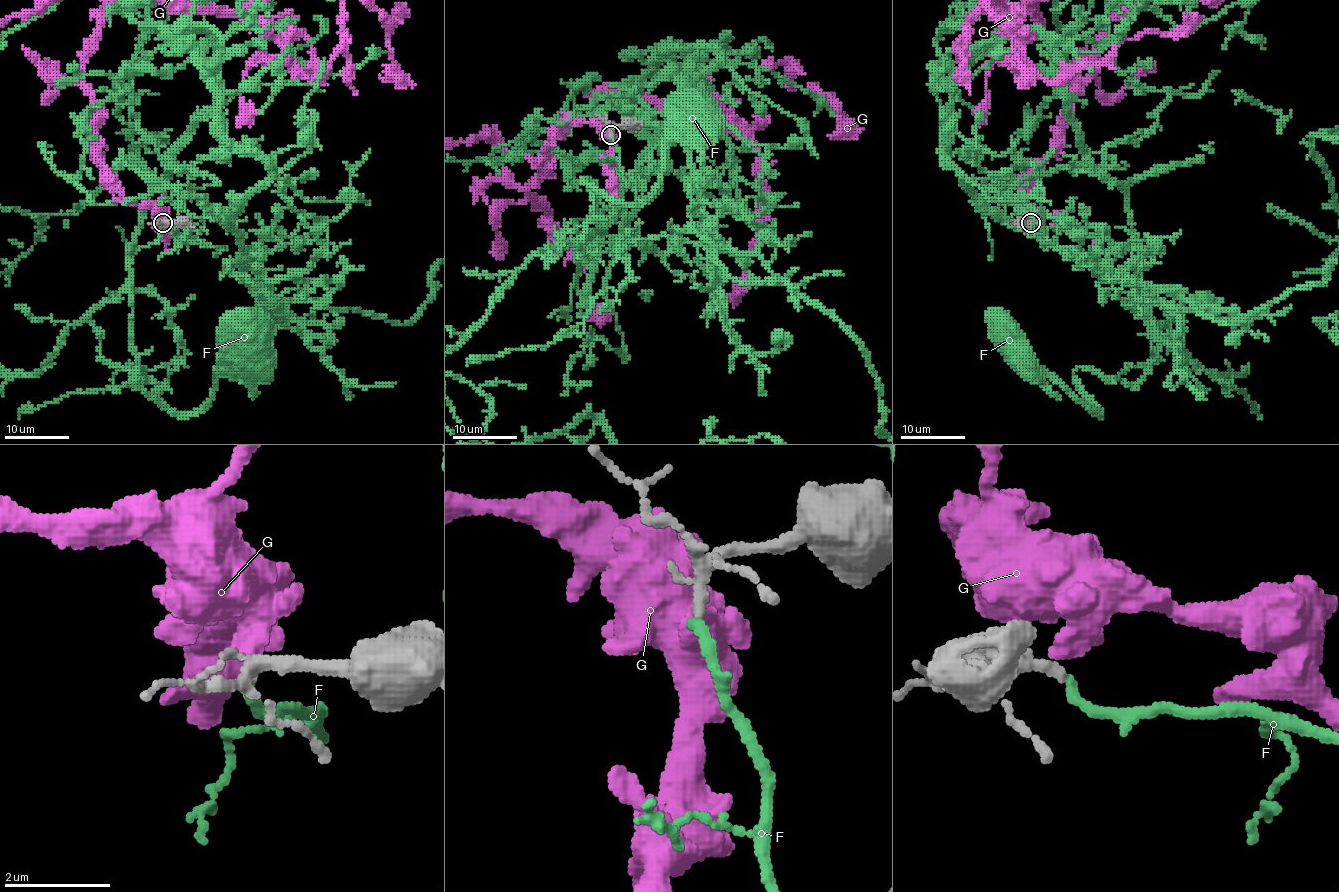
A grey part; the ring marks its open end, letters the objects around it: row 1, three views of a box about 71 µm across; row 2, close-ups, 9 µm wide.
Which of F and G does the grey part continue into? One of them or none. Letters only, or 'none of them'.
F

